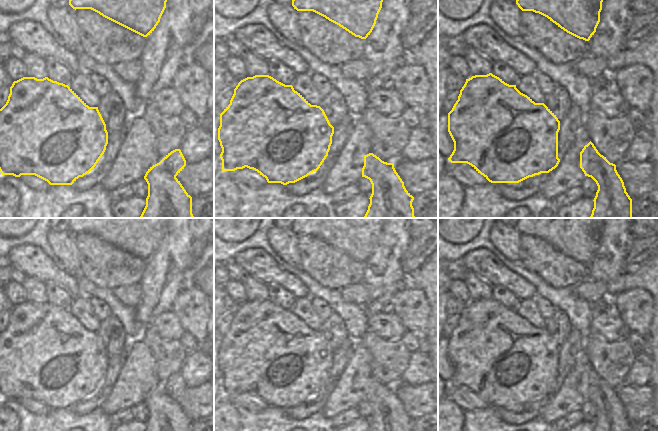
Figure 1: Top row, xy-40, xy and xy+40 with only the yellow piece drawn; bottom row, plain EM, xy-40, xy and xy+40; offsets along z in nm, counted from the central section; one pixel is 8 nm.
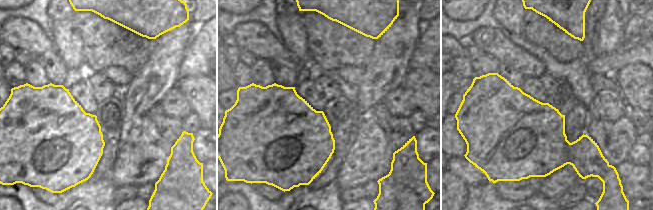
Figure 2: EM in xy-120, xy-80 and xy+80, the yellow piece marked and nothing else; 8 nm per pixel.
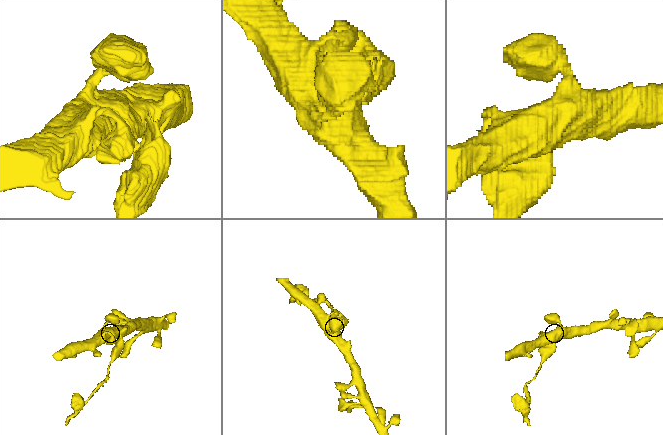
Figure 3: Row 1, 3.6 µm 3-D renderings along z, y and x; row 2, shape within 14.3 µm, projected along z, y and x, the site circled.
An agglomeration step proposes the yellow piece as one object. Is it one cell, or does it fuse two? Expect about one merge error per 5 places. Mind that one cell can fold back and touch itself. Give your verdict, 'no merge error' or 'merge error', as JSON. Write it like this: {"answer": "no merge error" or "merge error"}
{"answer": "merge error"}

